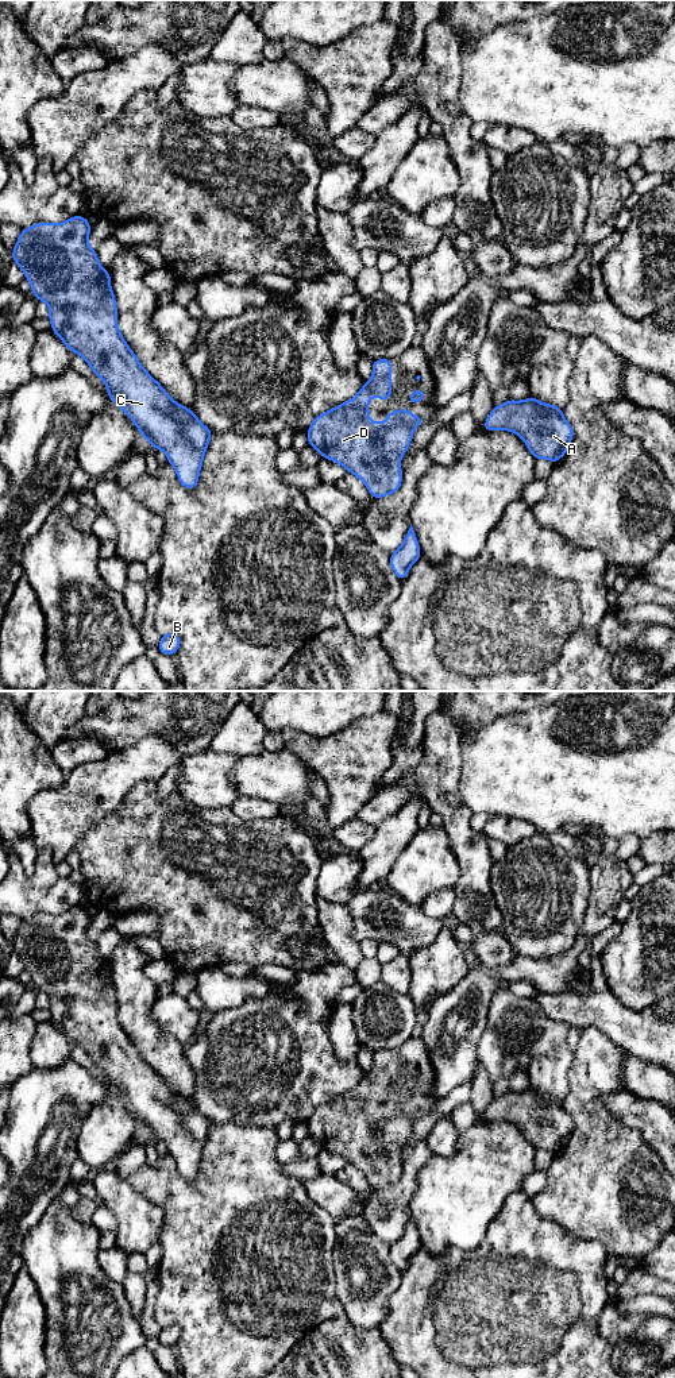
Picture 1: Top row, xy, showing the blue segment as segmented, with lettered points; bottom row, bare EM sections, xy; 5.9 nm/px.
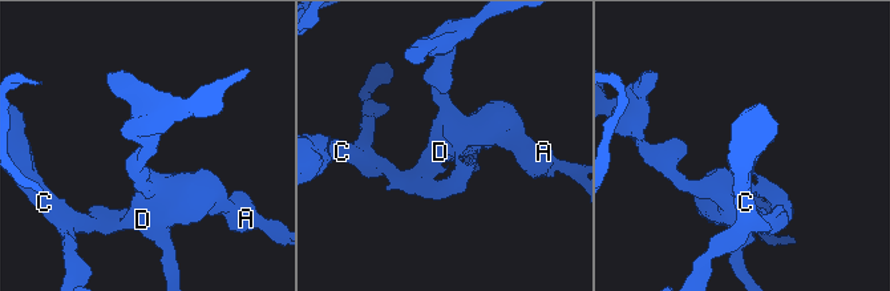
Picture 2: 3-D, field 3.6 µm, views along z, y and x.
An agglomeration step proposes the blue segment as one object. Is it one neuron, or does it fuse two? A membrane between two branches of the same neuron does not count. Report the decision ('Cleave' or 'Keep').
Keep

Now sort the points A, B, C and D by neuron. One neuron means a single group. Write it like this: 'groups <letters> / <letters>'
groups A B C D

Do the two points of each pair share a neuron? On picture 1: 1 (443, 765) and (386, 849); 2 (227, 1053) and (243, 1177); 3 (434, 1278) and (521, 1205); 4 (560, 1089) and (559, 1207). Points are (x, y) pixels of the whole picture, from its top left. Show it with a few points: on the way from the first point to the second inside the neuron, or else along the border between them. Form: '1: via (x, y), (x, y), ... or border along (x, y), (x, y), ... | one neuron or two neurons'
1: border along (413, 769), (417, 790), (428, 805) | two neurons
2: border along (213, 1124), (239, 1123), (267, 1127) | two neurons
3: via (458, 1266), (481, 1255), (506, 1230) | one neuron
4: border along (570, 1093), (563, 1100) | two neurons

